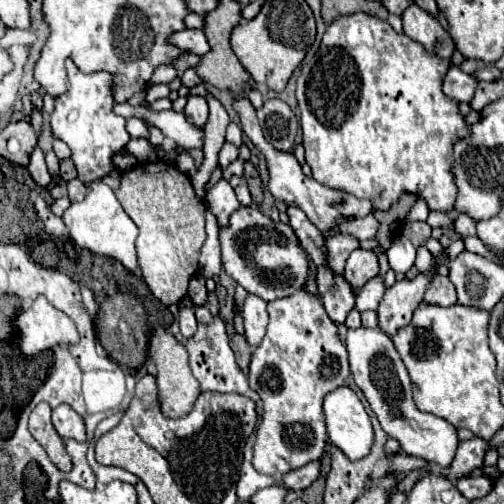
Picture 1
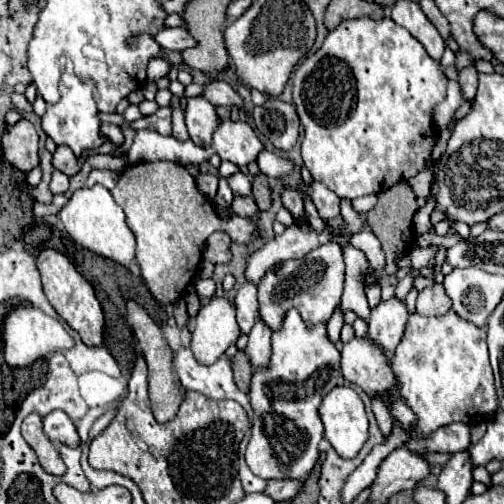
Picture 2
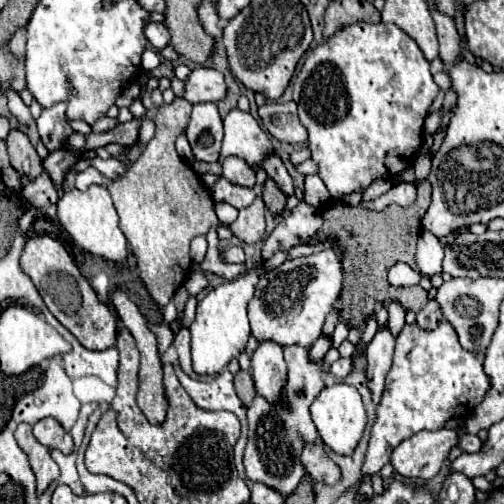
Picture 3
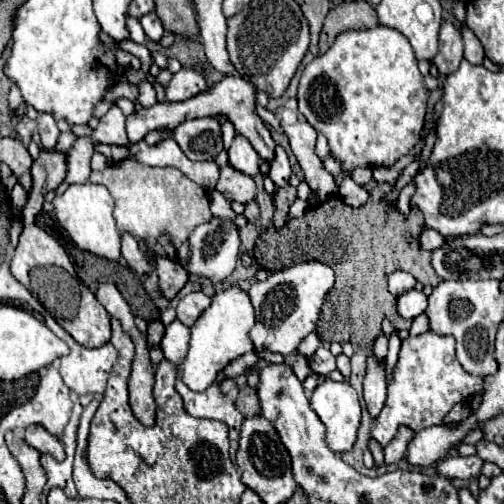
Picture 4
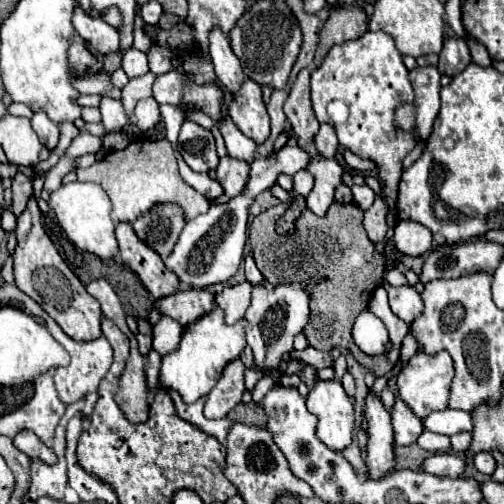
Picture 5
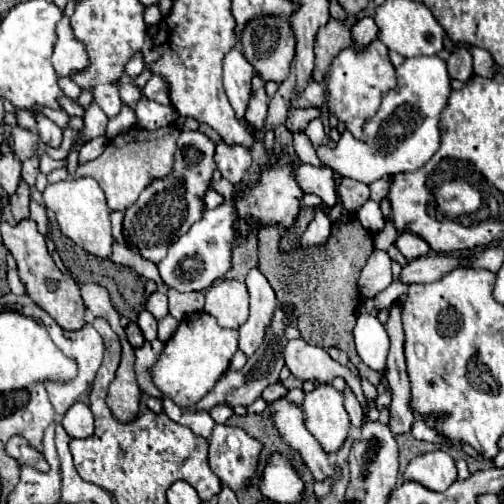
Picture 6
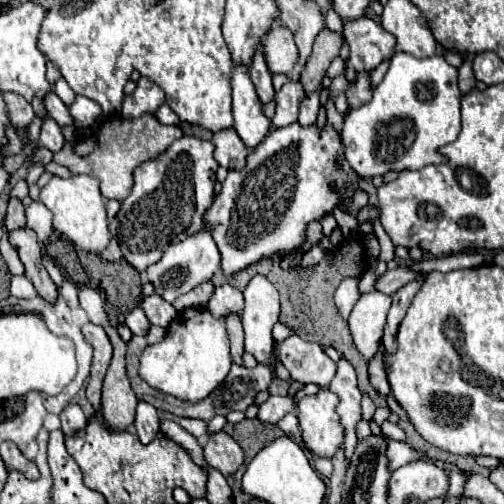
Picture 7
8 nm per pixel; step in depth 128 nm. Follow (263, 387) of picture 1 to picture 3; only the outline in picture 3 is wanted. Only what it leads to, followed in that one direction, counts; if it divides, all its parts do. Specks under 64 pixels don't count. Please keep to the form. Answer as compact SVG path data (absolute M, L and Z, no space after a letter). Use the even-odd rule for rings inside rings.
M286 346L284 358L288 364L288 386L286 386L286 404L274 406L268 404L262 396L256 396L252 406L248 408L248 444L244 450L244 468L246 476L254 482L268 484L276 488L282 496L294 492L298 482L304 476L304 468L300 464L300 450L304 440L316 440L318 432L314 422L310 420L310 404L324 388L320 362L312 364L308 360L308 348L302 346Z

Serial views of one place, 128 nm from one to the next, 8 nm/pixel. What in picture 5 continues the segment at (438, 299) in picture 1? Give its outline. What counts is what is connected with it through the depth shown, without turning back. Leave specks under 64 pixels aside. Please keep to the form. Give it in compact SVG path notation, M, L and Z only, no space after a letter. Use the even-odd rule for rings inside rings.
M408 334L402 342L402 348L400 348L400 368L404 368L404 364L408 364L408 360L416 354L416 348L418 348L416 340Z

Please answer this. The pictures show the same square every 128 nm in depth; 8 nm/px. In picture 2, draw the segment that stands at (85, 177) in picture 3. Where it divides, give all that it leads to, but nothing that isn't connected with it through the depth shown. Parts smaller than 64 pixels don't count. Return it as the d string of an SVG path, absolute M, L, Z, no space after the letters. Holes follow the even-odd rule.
M94 169L88 175L88 182L86 182L86 186L101 184L108 190L112 190L116 186L118 178L119 174L114 171Z

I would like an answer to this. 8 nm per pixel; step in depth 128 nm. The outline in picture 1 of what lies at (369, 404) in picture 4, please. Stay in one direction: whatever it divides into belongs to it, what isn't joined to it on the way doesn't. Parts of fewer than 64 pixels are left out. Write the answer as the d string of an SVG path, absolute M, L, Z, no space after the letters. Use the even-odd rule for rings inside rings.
M436 268L428 274L418 274L414 280L400 280L392 288L386 290L384 298L378 304L378 328L394 336L400 328L410 324L412 312L418 308L422 302L422 296L426 292L426 286L434 278Z

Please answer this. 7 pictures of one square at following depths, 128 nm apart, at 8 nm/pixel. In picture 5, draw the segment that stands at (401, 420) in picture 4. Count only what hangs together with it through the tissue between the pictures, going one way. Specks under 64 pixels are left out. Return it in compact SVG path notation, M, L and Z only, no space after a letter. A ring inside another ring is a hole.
M440 352L436 356L414 354L414 358L408 362L408 366L402 368L398 374L396 392L414 410L414 414L418 418L426 418L430 412L446 408L452 376L454 376L454 368L452 368L452 360L450 360L448 352Z

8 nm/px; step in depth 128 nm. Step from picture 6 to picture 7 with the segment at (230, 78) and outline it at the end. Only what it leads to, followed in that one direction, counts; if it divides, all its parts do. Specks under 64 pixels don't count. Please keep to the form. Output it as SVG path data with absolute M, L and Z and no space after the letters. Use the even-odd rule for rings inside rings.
M244 66L232 70L232 114L234 128L248 148L254 148L268 134L272 122L264 116L256 88Z

